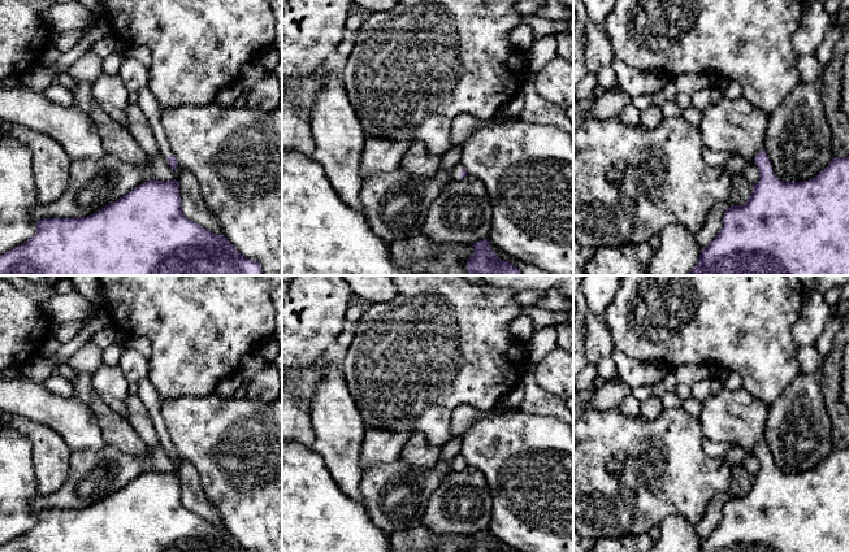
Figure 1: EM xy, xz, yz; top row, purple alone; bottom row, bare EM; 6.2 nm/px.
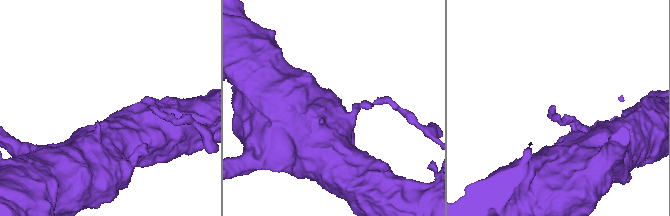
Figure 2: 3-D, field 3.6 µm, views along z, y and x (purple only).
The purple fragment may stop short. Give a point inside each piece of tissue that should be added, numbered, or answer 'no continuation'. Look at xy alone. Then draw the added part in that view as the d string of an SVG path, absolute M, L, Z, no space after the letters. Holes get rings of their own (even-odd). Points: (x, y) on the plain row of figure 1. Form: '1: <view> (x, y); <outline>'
1: xy (148, 395); M148 378L139 381L138 396L144 404L153 422L161 447L164 449L168 449L169 447L173 445L173 443L170 440L166 425L161 417L161 400L163 399Z

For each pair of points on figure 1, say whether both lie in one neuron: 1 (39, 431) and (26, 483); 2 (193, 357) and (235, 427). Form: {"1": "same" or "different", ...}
{"1": "different", "2": "different"}

